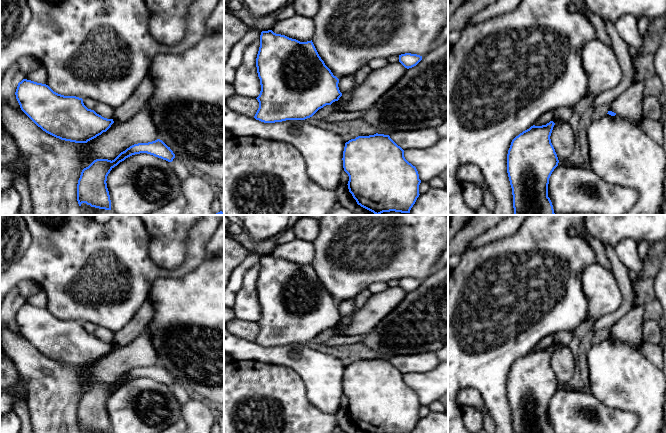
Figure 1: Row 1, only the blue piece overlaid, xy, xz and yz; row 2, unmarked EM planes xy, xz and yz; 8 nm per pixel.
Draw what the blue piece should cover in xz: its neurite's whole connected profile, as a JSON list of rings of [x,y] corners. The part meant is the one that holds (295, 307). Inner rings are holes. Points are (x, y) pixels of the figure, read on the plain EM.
[[[272,254],[262,255],[256,291],[261,315],[256,322],[259,332],[254,342],[261,346],[305,344],[342,320],[339,303],[325,289],[312,264],[300,266]]]

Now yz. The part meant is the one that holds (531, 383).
[[[553,345],[542,350],[533,349],[511,366],[507,378],[507,397],[512,412],[514,433],[553,433],[548,421],[548,408],[559,387],[550,363],[554,349]]]

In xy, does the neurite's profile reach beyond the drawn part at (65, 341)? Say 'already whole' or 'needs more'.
already whole

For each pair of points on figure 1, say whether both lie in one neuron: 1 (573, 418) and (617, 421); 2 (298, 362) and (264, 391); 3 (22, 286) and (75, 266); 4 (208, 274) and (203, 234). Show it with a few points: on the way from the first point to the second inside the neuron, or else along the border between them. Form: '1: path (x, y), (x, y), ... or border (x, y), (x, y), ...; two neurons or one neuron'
1: path (580, 406), (596, 407), (605, 416); one neuron
2: border (268, 363), (289, 366), (302, 379), (305, 386); two neurons
3: border (14, 287), (22, 280), (32, 279), (41, 288); two neurons
4: border (206, 254), (203, 261), (190, 272); two neurons

